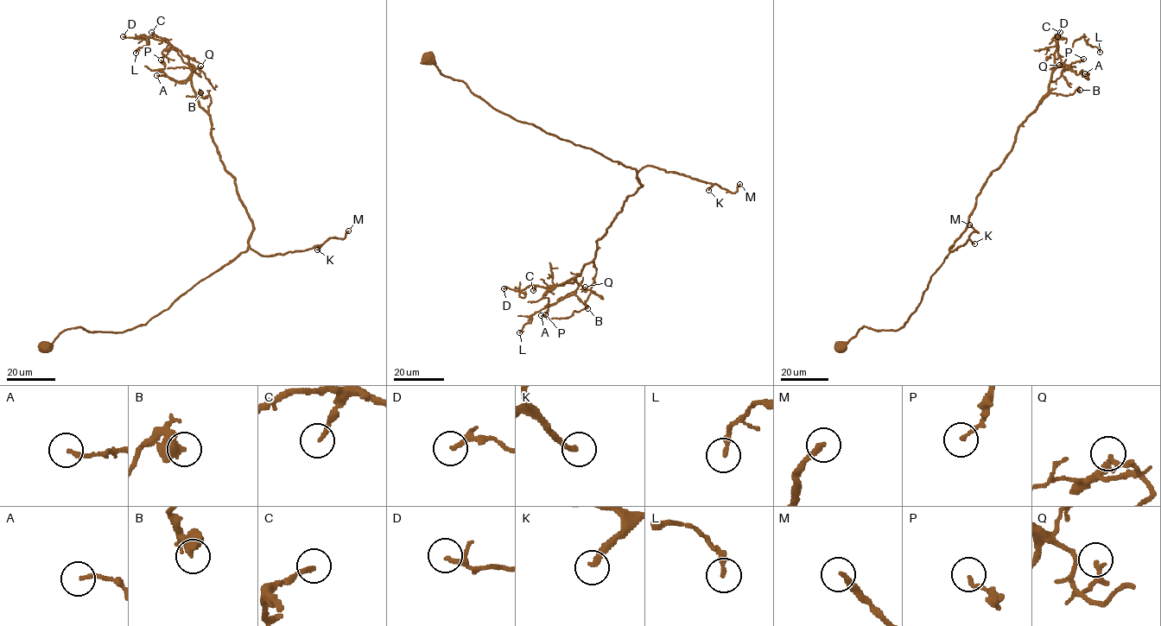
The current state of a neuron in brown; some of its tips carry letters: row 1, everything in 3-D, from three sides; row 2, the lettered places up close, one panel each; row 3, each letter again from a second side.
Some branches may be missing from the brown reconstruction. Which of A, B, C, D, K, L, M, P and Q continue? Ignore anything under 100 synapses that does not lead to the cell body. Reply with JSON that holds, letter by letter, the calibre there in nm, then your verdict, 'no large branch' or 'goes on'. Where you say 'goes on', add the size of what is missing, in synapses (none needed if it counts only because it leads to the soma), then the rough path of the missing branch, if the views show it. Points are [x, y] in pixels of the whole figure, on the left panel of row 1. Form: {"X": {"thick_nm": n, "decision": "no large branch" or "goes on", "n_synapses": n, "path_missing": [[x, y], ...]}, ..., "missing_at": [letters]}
{"A": {"thick_nm": 160, "decision": "no large branch"}, "B": {"thick_nm": 600, "decision": "no large branch"}, "C": {"thick_nm": 190, "decision": "no large branch"}, "D": {"thick_nm": 150, "decision": "no large branch"}, "K": {"thick_nm": 240, "decision": "goes on", "n_synapses": 200, "path_missing": [[317, 249], [309, 243], [282, 248], [263, 246], [246, 251], [257, 256], [262, 265], [259, 267], [253, 262]]}, "L": {"thick_nm": 220, "decision": "no large branch"}, "M": {"thick_nm": 240, "decision": "goes on", "n_synapses": 200}, "P": {"thick_nm": 150, "decision": "no large branch"}, "Q": {"thick_nm": 150, "decision": "no large branch"}, "missing_at": ["K", "M"]}

